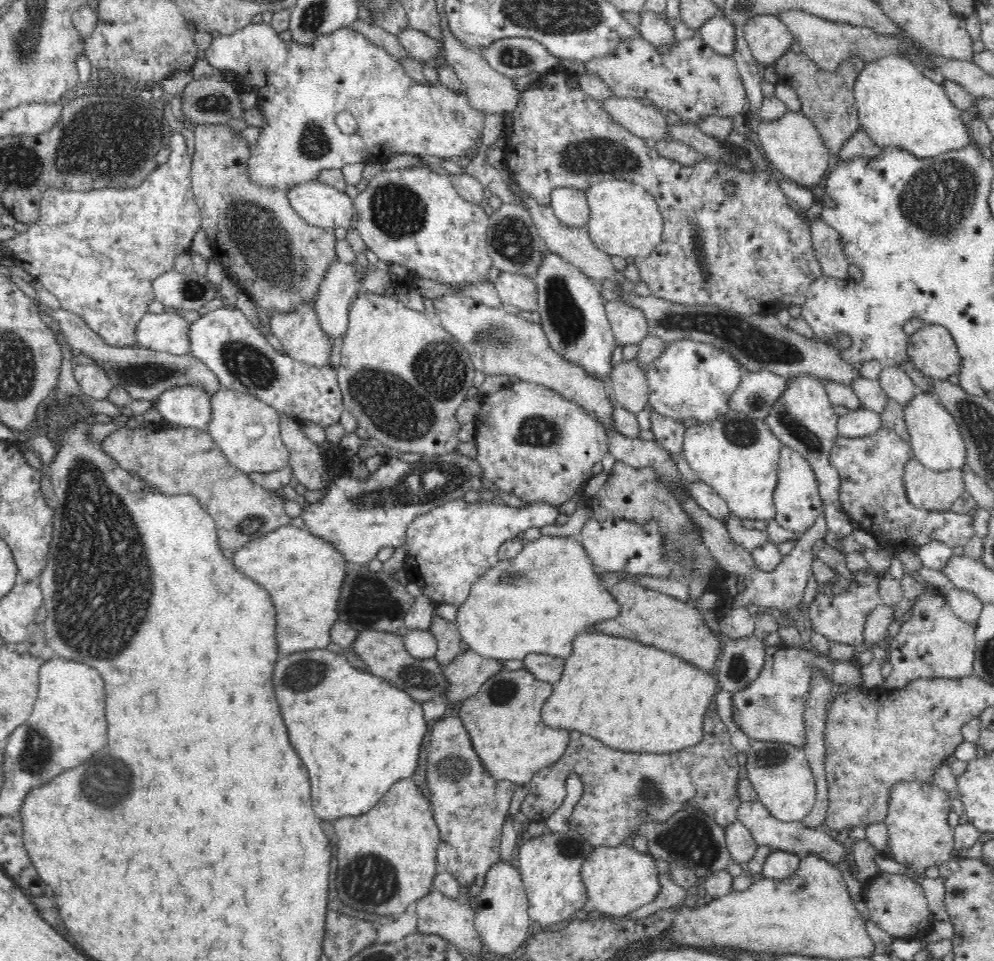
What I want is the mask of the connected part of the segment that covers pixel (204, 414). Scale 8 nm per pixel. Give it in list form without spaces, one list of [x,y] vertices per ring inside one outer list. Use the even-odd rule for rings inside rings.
[[[178,386],[156,398],[156,410],[179,427],[205,430],[211,418],[209,392],[201,386]]]

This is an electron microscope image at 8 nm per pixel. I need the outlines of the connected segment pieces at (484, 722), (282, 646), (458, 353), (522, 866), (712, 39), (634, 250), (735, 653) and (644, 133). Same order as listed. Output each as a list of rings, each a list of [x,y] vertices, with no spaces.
[[[525,668],[514,671],[501,670],[483,682],[474,695],[462,701],[458,716],[465,732],[468,733],[469,740],[472,741],[473,749],[484,765],[485,772],[490,777],[513,782],[516,785],[526,785],[538,769],[550,766],[561,757],[564,746],[568,744],[568,732],[552,730],[540,722],[542,705],[552,689],[552,684],[534,678]]]
[[[288,525],[248,542],[231,559],[241,574],[269,592],[280,655],[327,648],[347,565],[336,548],[305,528]]]
[[[362,290],[351,299],[351,305],[348,309],[347,331],[343,335],[342,346],[340,346],[340,363],[336,371],[345,409],[356,417],[359,426],[365,428],[371,438],[376,438],[376,440],[379,440],[385,446],[395,449],[401,454],[405,452],[418,452],[418,454],[424,456],[424,459],[435,459],[440,455],[456,451],[456,447],[460,442],[458,440],[460,423],[456,420],[456,415],[454,414],[456,414],[456,410],[466,400],[466,393],[473,386],[476,368],[468,351],[441,327],[436,316],[431,317],[426,312],[411,310],[405,304],[391,299],[386,295],[368,293]]]
[[[572,828],[568,832],[553,832],[532,837],[518,848],[519,853],[514,861],[525,886],[531,920],[536,920],[544,928],[557,927],[568,922],[576,910],[588,904],[580,867],[593,848],[586,837],[582,837]]]
[[[717,14],[707,20],[698,32],[714,53],[733,57],[737,48],[736,28],[723,15]]]
[[[602,177],[592,182],[585,191],[589,206],[587,229],[593,245],[598,250],[620,258],[648,257],[656,248],[662,234],[662,220],[656,210],[656,202],[644,194],[644,189],[630,182],[616,182],[612,177]]]
[[[753,634],[727,640],[716,664],[715,677],[720,689],[739,691],[757,677],[764,664],[765,645]]]
[[[630,98],[602,99],[600,105],[612,119],[643,139],[669,138],[666,118],[656,108]]]

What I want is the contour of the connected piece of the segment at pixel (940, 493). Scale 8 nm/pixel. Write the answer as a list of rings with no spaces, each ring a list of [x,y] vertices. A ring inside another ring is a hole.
[[[915,458],[905,463],[901,480],[907,500],[926,511],[944,512],[957,498],[967,495],[961,469],[935,471]]]

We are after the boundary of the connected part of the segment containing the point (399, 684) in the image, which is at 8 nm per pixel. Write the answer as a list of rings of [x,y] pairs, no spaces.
[[[359,632],[349,649],[364,661],[370,674],[384,678],[388,681],[388,684],[396,686],[400,690],[405,690],[415,701],[421,703],[425,700],[441,700],[441,692],[445,690],[446,684],[441,664],[438,664],[435,658],[427,660],[413,658],[406,651],[403,637],[396,635],[395,632]]]

